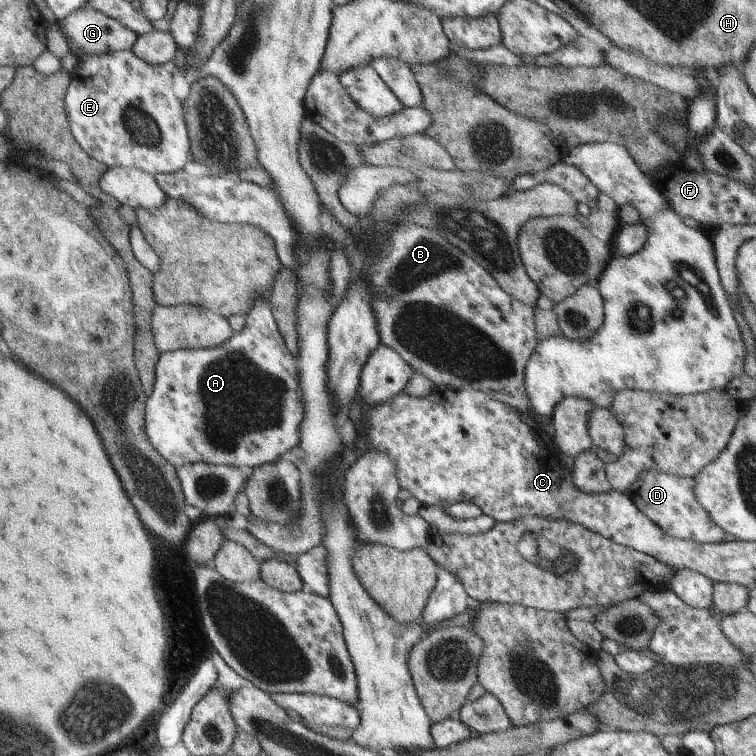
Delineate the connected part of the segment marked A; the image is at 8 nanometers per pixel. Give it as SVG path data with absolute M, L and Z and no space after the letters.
M258 296L256 302L254 302L254 308L248 312L247 316L250 318L248 326L242 332L235 332L230 342L226 342L218 348L211 348L210 350L184 349L168 351L161 355L157 368L156 388L154 394L149 396L148 406L146 406L148 412L144 417L146 418L146 424L148 424L150 440L154 444L153 448L160 450L160 454L164 454L170 462L176 463L178 468L198 463L256 468L268 463L275 463L276 460L280 460L286 452L290 452L300 442L300 424L304 420L304 402L302 402L302 394L300 394L300 386L298 386L298 382L300 382L298 372L300 370L298 370L296 357L292 356L292 350L288 348L286 338L282 336L282 332L278 328L278 322L276 322L276 316L272 312L270 302L262 300L262 296Z

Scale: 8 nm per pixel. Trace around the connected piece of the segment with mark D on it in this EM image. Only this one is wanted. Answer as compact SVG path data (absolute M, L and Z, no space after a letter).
M648 470L636 478L634 485L627 491L635 500L636 506L643 511L652 522L656 522L662 531L674 538L692 540L703 544L722 544L728 538L726 530L718 526L710 512L704 506L700 506L700 500L694 496L694 477L676 476L660 470Z

